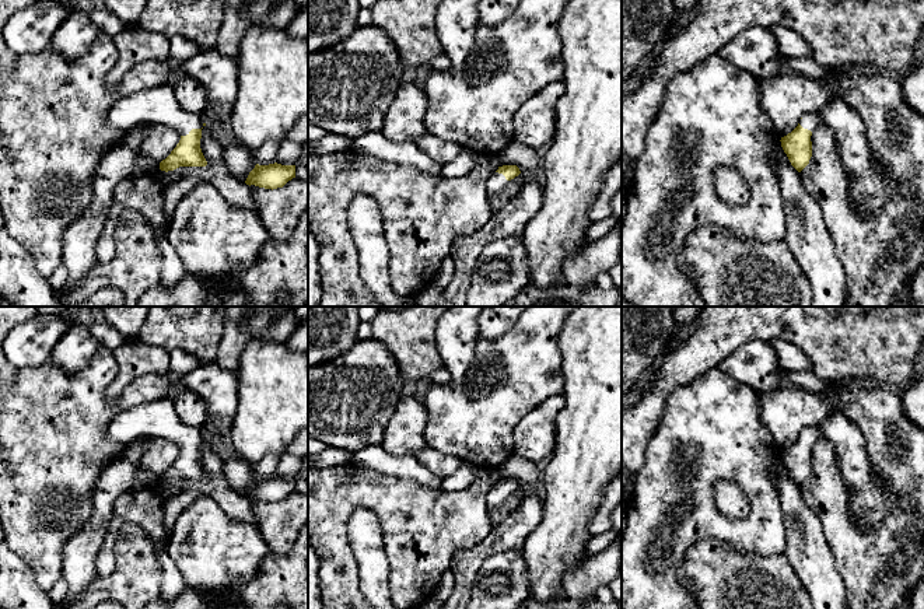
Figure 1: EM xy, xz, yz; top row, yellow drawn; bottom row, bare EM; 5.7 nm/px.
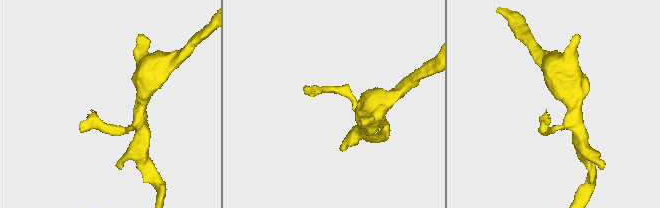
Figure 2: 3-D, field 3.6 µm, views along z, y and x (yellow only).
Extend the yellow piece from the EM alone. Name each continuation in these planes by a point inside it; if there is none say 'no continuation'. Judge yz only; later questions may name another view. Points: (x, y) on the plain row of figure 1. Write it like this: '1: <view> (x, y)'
1: yz (809, 434)

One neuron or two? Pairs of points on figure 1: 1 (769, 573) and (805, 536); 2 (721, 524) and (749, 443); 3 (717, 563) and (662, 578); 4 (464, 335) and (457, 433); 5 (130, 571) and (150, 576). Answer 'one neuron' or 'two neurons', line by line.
1: two neurons
2: one neuron
3: two neurons
4: two neurons
5: one neuron

